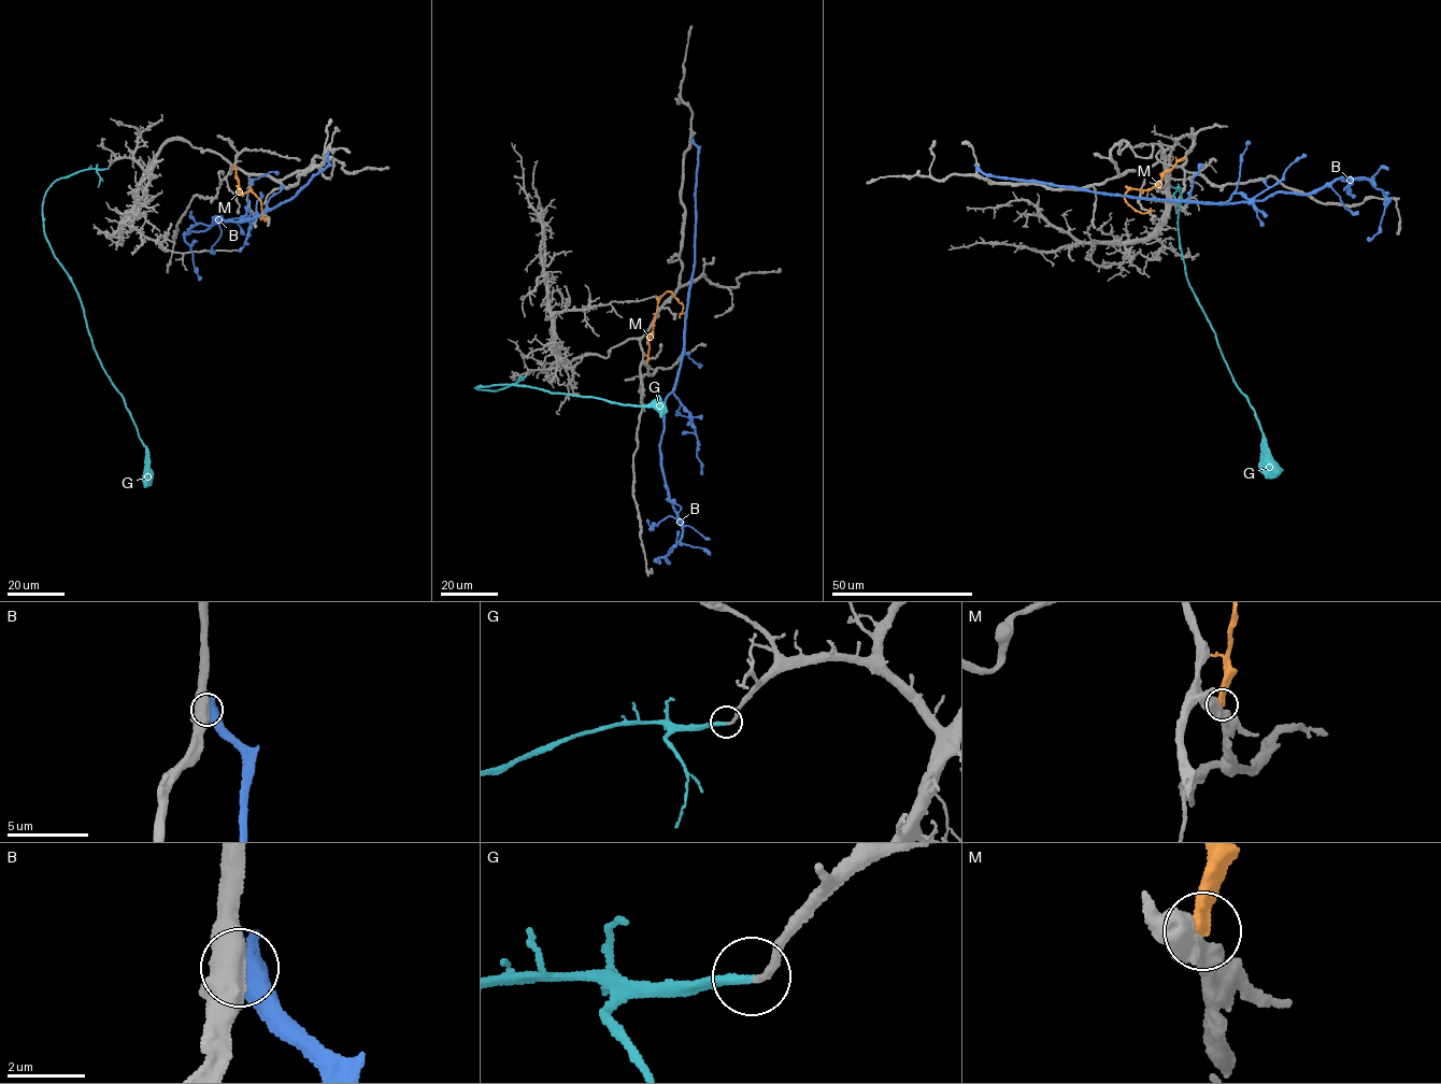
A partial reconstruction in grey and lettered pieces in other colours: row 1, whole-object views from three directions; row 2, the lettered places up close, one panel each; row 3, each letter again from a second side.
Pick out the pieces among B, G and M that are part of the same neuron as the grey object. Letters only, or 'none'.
G

